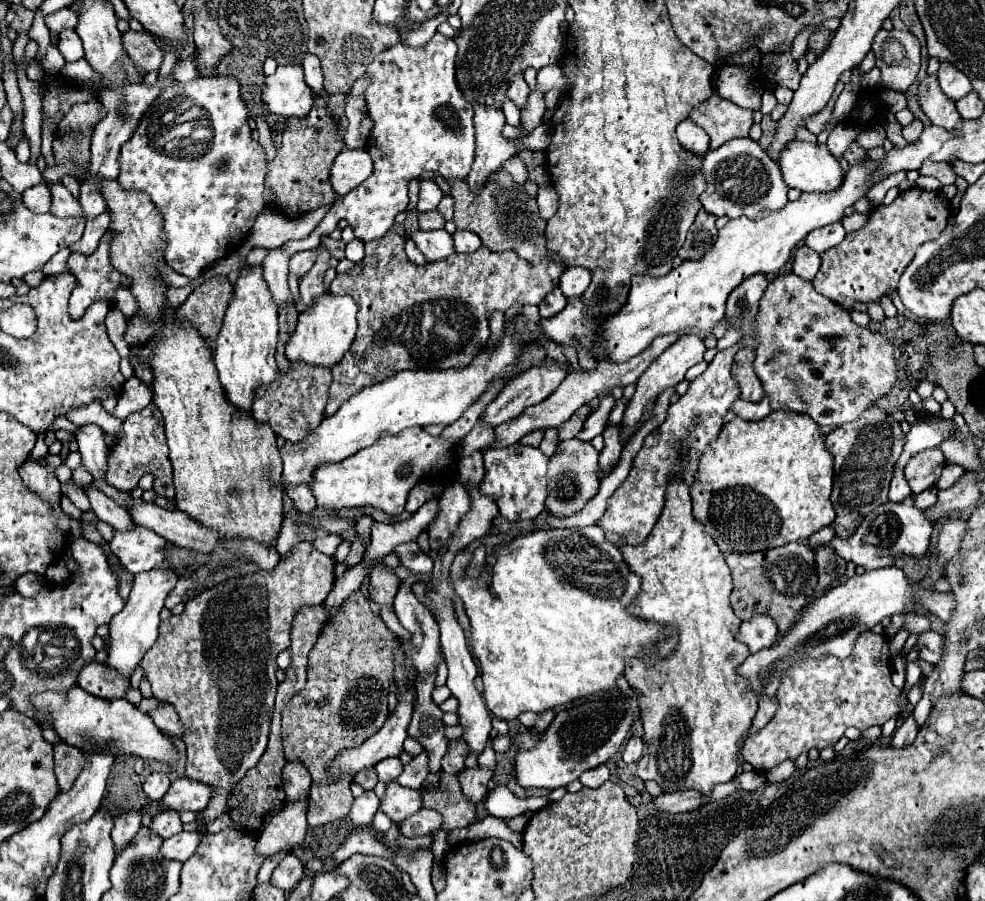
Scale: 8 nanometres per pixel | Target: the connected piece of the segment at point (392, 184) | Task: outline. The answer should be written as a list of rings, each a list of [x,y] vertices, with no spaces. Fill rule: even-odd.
[[[437,31],[423,47],[409,47],[399,41],[369,63],[365,71],[369,87],[363,97],[367,113],[375,123],[367,139],[367,151],[375,163],[373,173],[335,203],[307,239],[287,241],[285,247],[291,253],[315,249],[319,231],[333,233],[341,219],[345,219],[353,227],[355,237],[365,243],[383,237],[393,227],[395,215],[407,209],[409,181],[423,171],[441,173],[445,179],[467,177],[475,159],[473,107],[457,87],[455,53],[457,43]]]

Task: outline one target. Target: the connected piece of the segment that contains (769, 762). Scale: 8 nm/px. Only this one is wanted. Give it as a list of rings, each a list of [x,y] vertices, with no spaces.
[[[867,631],[857,637],[855,649],[847,659],[833,655],[821,659],[803,657],[789,667],[777,689],[777,713],[761,731],[745,739],[741,755],[757,771],[769,771],[781,761],[795,759],[799,753],[807,753],[813,747],[833,747],[847,727],[863,731],[873,725],[883,725],[897,715],[899,695],[901,689],[891,681],[889,641],[885,635]]]

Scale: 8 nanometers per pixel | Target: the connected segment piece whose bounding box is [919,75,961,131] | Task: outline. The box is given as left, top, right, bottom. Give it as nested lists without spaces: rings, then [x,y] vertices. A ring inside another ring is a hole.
[[[927,75],[925,81],[919,83],[919,105],[933,125],[941,125],[947,131],[955,129],[961,121],[955,103],[943,95],[935,75]]]

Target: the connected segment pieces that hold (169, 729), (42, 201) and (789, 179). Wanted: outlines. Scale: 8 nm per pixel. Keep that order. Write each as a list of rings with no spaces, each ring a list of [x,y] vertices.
[[[159,701],[159,705],[149,711],[149,717],[155,721],[155,725],[157,725],[163,733],[167,733],[167,735],[171,735],[171,737],[179,737],[179,735],[181,735],[181,729],[183,729],[183,727],[181,727],[179,717],[177,717],[177,713],[175,713],[175,709],[173,709],[171,703]]]
[[[39,183],[35,187],[29,187],[23,191],[23,203],[27,205],[27,209],[35,211],[35,213],[47,213],[51,207],[51,193],[47,189],[47,183]]]
[[[793,139],[779,155],[783,181],[799,191],[831,191],[843,181],[839,161],[821,143]]]

